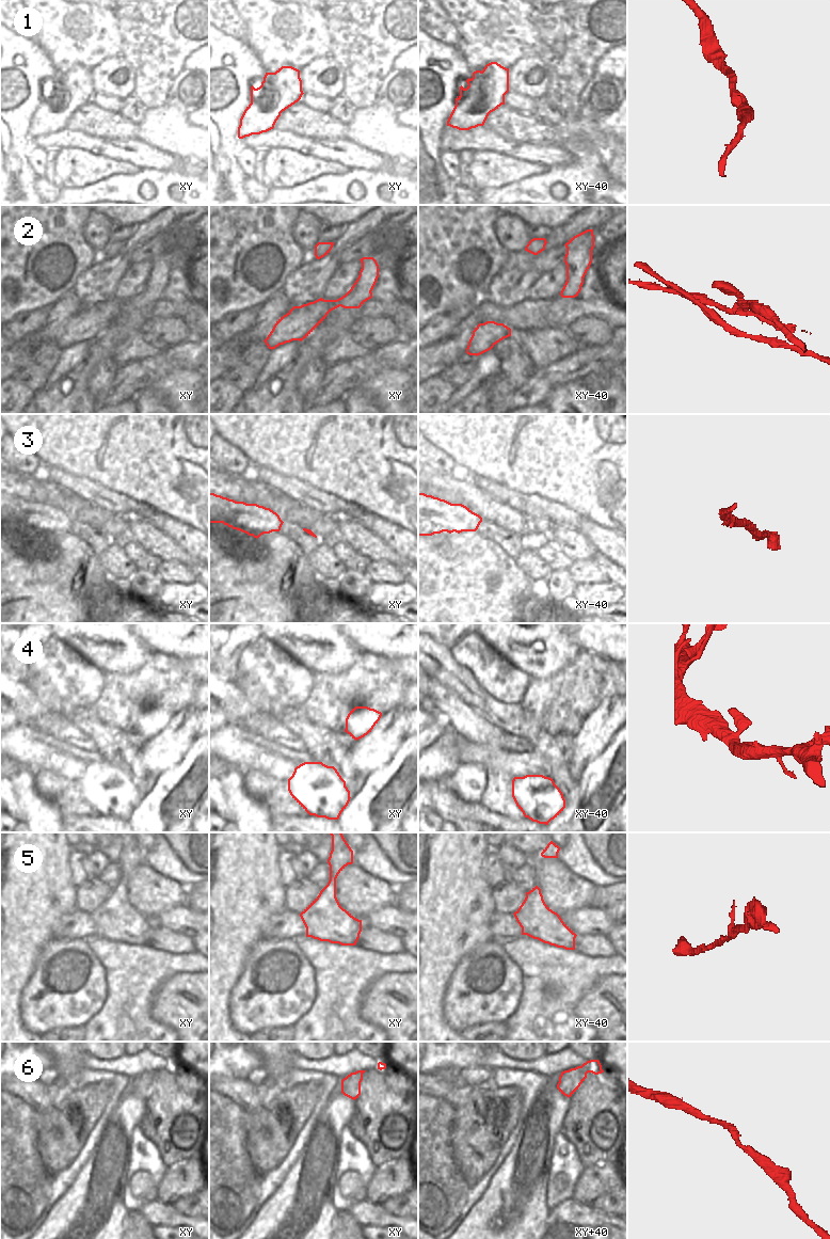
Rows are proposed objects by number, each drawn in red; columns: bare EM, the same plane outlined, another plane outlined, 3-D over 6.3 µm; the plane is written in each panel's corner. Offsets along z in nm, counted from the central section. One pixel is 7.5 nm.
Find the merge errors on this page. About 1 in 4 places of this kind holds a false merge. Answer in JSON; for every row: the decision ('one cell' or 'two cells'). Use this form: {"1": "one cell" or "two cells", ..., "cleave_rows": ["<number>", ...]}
{"1": "one cell", "2": "two cells", "3": "one cell", "4": "one cell", "5": "one cell", "6": "one cell", "cleave_rows": ["2"]}

